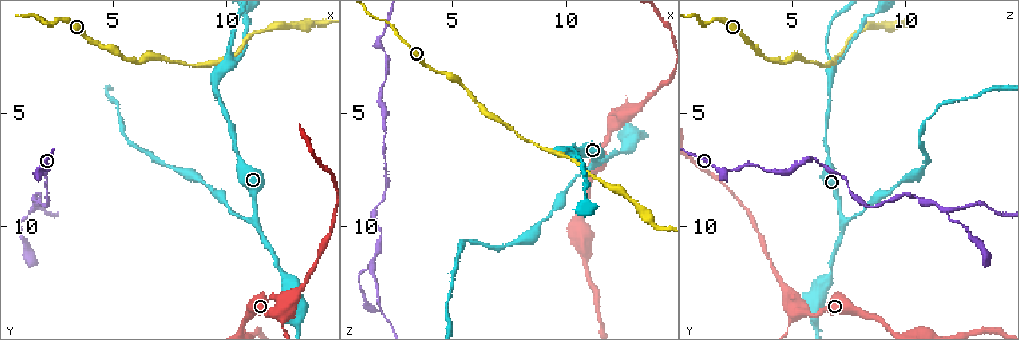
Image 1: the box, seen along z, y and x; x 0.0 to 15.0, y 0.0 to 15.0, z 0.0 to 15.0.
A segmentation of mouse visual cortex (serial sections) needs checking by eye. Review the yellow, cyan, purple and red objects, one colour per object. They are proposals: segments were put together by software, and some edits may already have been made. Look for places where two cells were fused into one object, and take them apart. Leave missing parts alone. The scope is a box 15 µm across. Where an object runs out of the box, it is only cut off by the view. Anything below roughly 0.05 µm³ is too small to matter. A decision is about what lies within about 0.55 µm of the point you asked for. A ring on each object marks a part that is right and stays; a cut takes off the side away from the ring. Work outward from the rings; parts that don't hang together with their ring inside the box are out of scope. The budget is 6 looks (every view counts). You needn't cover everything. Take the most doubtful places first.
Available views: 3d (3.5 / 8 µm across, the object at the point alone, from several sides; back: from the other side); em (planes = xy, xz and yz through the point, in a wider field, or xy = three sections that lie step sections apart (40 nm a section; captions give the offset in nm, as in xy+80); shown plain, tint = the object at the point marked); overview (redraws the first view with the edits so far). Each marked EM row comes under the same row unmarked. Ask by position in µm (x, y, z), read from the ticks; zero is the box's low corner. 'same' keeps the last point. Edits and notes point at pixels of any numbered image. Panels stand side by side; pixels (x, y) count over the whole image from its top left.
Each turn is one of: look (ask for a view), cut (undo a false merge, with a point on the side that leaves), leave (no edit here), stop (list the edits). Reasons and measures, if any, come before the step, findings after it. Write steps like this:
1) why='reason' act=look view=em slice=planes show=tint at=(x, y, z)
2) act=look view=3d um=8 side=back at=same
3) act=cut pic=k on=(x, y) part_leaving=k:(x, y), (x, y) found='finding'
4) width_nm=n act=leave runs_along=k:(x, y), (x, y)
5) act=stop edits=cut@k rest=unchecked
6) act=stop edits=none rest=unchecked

why='three arms meet' act=look view=em slice=xy step=3 show=tint at=(10.1, 2.9, 6.8)

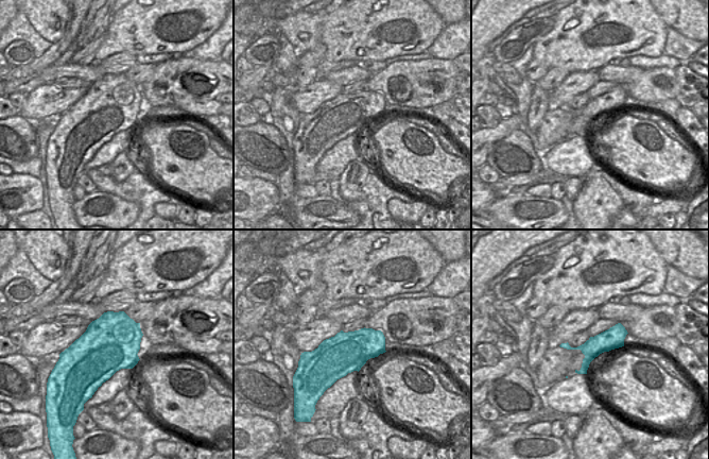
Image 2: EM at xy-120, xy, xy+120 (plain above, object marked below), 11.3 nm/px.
act=look view=3d um=3.5 at=same

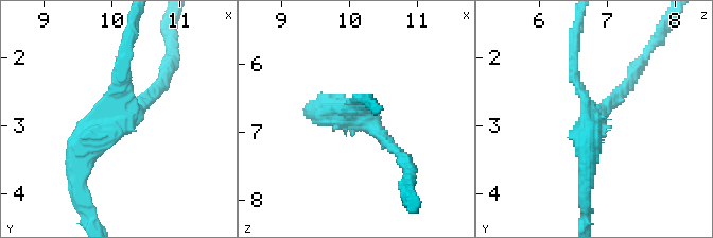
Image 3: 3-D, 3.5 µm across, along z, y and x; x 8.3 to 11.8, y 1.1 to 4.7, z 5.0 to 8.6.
width_nm=460 act=leave runs_along=3:(80, 174), (80, 151), (164, 80) found='continuous, no second cell'

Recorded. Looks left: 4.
why='sharp bend' act=look view=3d um=8 at=(1.9, 7.6, 2.3)

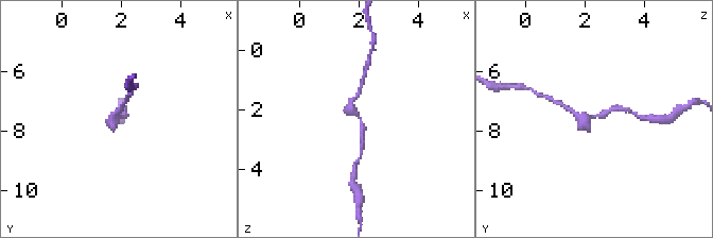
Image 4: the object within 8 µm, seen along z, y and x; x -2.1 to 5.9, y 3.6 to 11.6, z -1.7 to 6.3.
why='zoom in' act=look view=3d um=3.5 side=back at=(2.0, 7.6, 2.3)

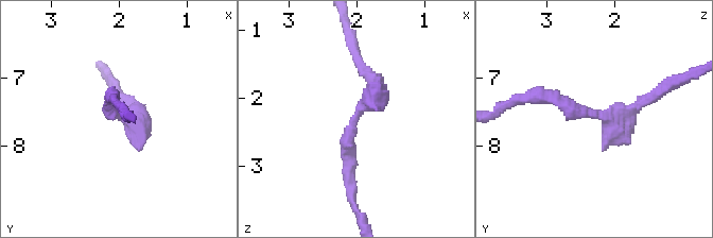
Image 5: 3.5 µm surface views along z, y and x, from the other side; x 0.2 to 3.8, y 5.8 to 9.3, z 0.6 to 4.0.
act=leave runs_along=5:(363, 69), (376, 97), (350, 130), (350, 184) found='all the same cell'

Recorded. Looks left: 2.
why='a fork' act=look view=3d um=8 at=(1.4, 9.3, 11.8)

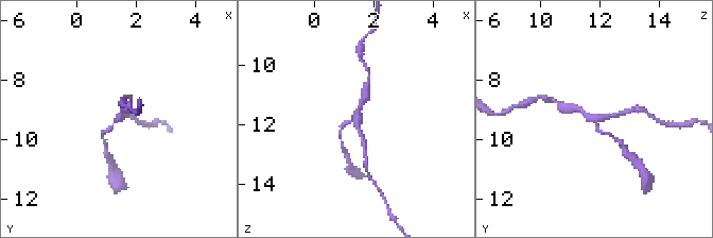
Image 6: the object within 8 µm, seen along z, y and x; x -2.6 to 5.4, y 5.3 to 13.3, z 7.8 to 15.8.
arms=3 arm_widths_nm=150,150,350 why='now the EM' act=look view=em slice=planes show=tint at=(1.5, 9.2, 11.8)

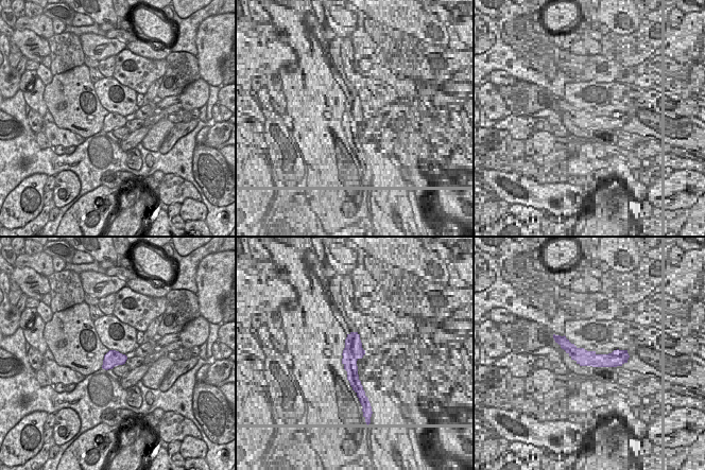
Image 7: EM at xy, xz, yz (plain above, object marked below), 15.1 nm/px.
act=leave runs_along=6:(566, 106), (580, 108), (607, 134) found='continuous, no second cell'

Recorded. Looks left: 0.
act=stop edits=none rest=unchecked

